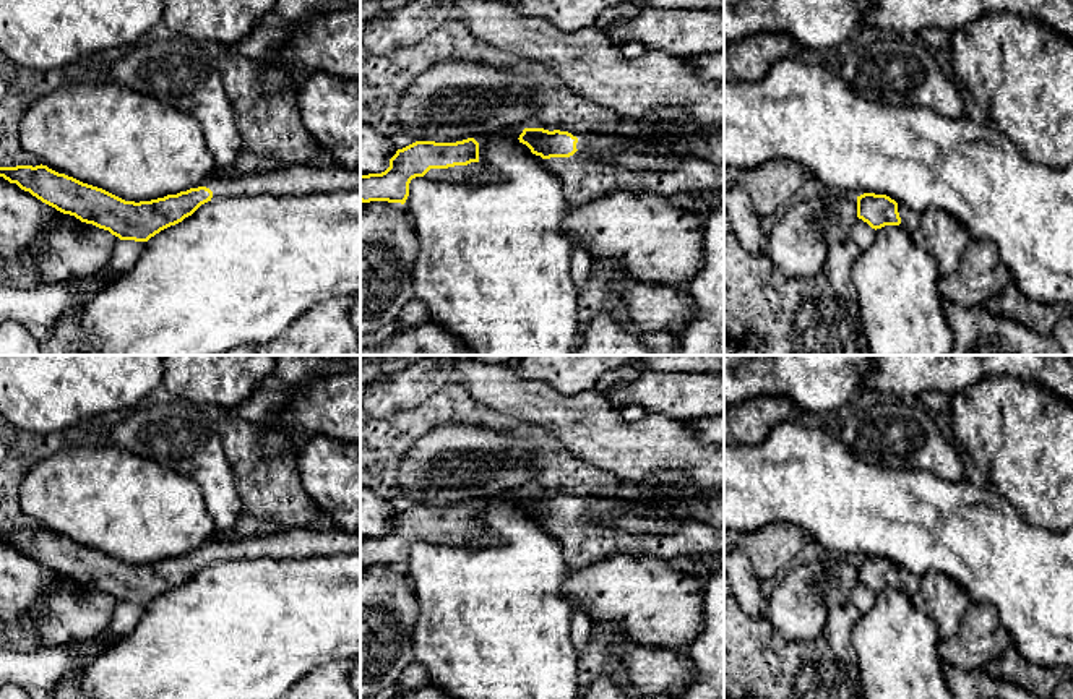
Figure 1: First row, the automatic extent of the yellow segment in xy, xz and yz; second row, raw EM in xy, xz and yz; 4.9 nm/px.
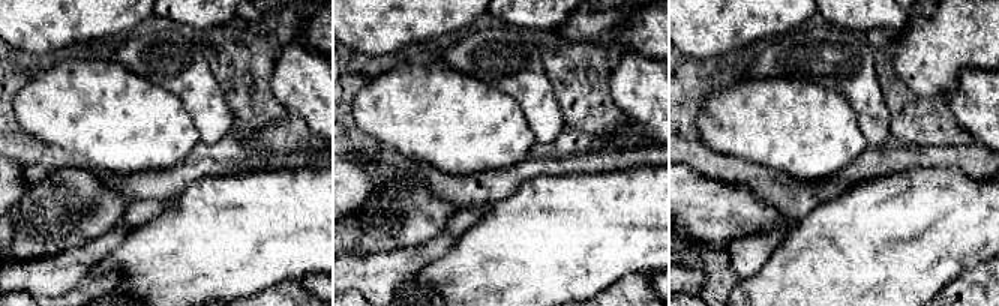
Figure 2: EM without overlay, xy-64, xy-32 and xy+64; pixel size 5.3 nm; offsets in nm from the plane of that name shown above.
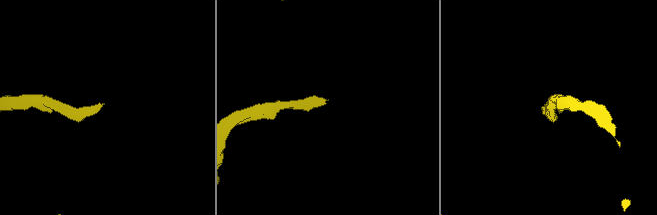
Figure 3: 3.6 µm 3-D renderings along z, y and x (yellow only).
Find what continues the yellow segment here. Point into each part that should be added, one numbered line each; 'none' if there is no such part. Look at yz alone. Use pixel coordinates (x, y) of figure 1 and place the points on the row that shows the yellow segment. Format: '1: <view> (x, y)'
1: yz (909, 219)

